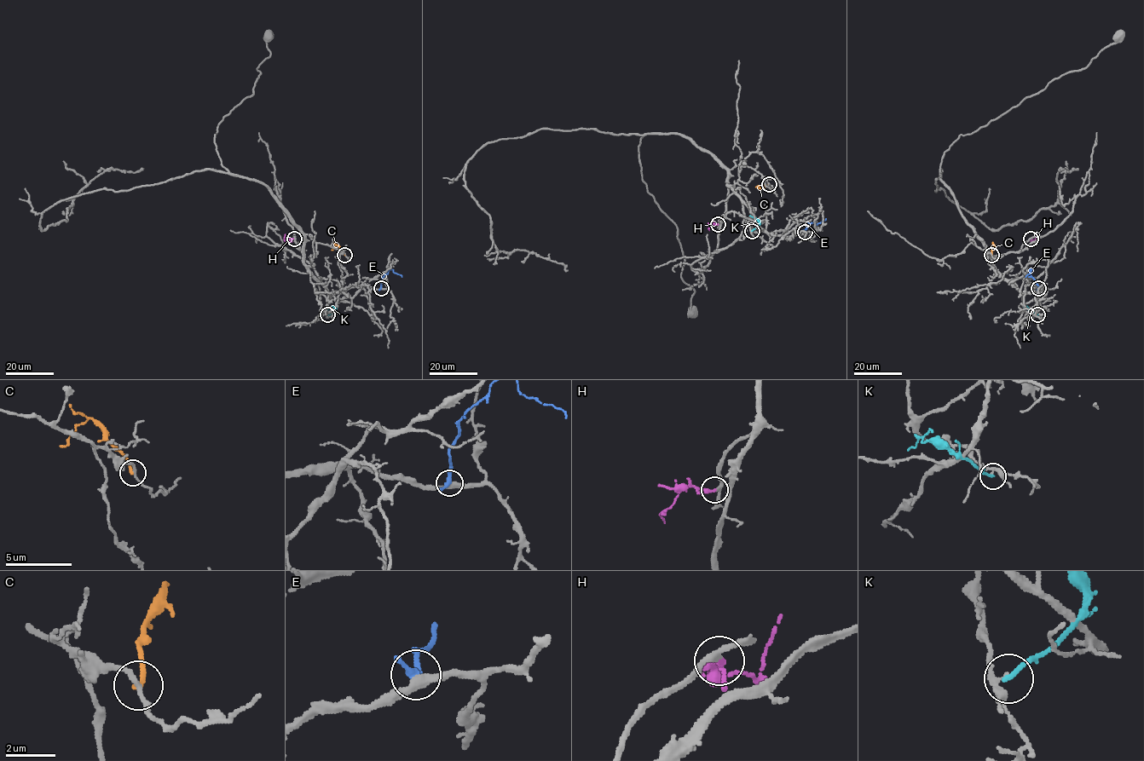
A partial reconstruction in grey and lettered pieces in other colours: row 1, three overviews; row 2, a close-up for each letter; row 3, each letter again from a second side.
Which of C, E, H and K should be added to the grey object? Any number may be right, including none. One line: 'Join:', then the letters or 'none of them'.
Join: H

